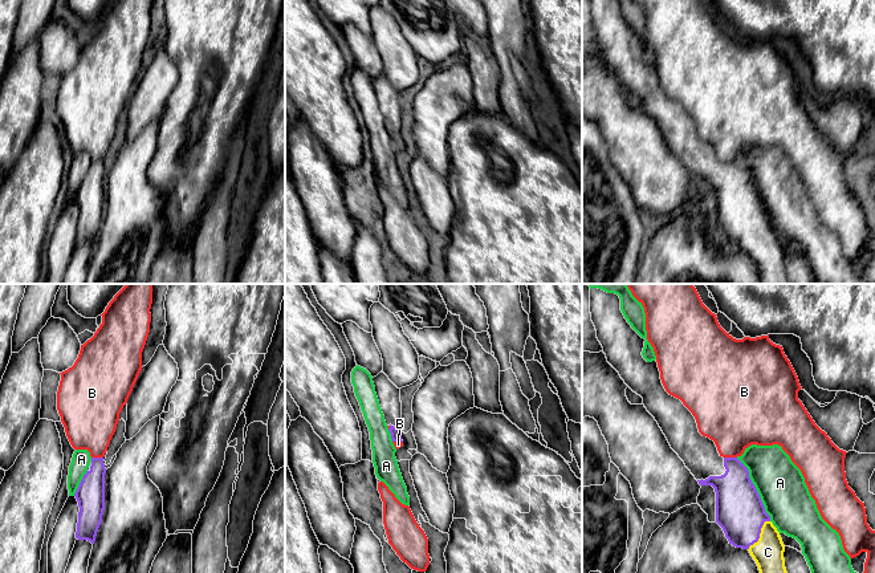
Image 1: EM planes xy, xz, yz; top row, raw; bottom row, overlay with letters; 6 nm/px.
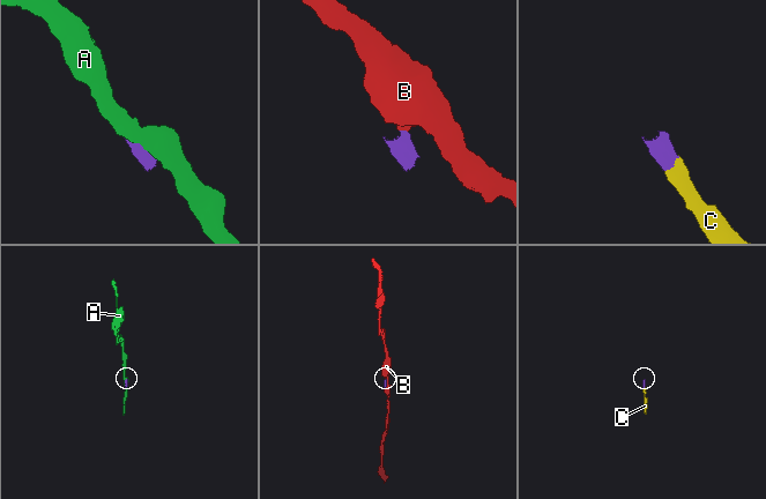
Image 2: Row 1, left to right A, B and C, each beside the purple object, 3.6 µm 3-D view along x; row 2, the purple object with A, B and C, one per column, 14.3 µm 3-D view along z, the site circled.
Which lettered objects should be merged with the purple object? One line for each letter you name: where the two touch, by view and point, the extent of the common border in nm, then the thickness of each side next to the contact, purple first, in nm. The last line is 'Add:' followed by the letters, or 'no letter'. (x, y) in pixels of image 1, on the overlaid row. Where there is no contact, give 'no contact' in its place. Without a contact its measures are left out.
C: meets purple in yz at (758, 535); contact 220 nm long; 300 nm thick on the purple side, 190 nm on the other
Add: C

